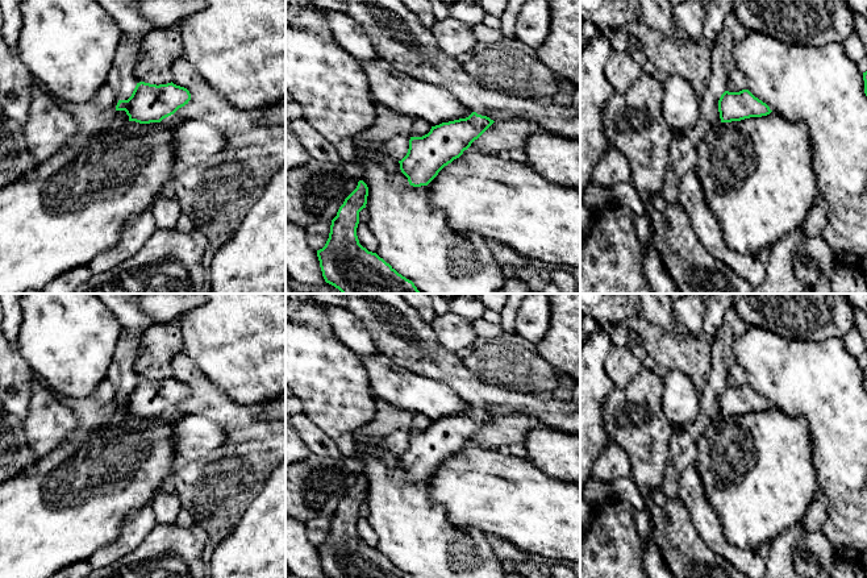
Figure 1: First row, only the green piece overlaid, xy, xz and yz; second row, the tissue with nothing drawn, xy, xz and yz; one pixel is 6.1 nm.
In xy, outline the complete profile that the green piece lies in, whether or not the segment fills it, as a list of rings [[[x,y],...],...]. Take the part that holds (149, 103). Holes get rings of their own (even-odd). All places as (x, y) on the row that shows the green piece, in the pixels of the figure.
[[[139,82],[128,100],[118,100],[116,111],[125,111],[129,121],[161,122],[188,104],[189,100],[189,91],[172,82],[159,86]]]

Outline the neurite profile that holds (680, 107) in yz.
[[[670,75],[663,84],[662,112],[672,132],[693,129],[700,118],[700,100],[688,80]]]

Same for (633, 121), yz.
[[[642,74],[625,92],[614,92],[601,112],[603,129],[609,141],[629,161],[630,183],[637,190],[643,205],[645,216],[654,209],[650,200],[662,194],[664,175],[668,167],[670,146],[674,132],[662,112],[663,84],[655,78]]]

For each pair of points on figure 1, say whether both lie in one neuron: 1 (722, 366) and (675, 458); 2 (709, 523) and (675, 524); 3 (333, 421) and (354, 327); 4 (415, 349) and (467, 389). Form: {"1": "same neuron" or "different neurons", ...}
{"1": "same neuron", "2": "different neurons", "3": "different neurons", "4": "same neuron"}

